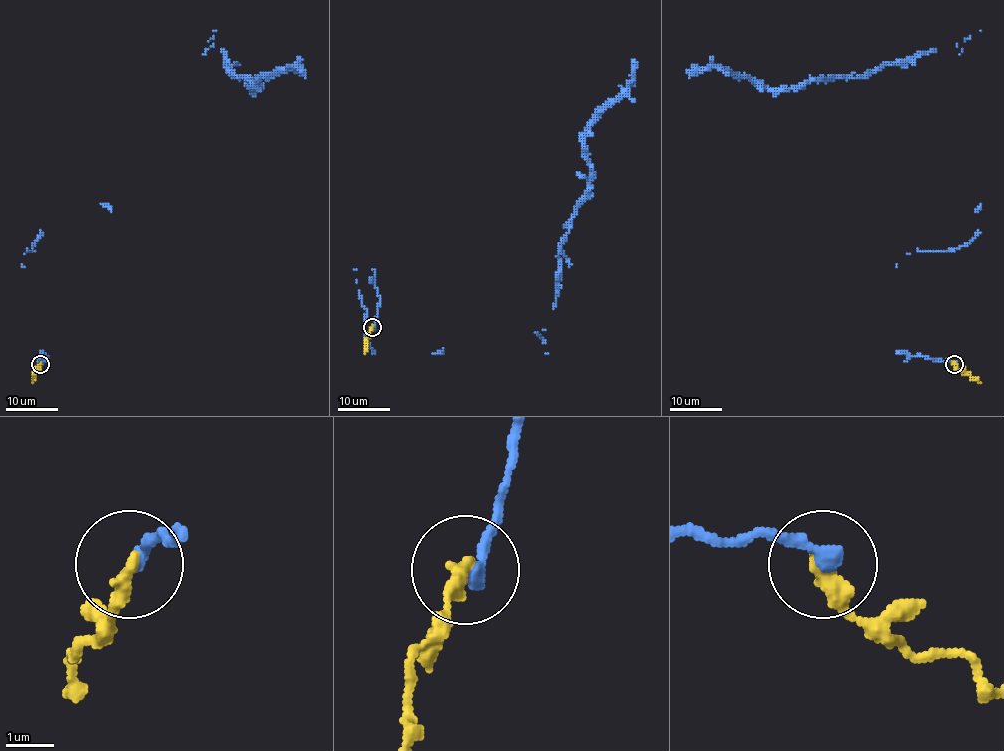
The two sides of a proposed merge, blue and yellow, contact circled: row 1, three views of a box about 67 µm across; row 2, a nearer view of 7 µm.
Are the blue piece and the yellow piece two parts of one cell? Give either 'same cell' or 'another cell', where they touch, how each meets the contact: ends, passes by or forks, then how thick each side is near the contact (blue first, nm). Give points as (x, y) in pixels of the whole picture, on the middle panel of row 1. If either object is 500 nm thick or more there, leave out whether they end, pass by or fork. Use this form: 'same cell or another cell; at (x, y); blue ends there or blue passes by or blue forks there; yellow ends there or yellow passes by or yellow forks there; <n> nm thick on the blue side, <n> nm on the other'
another cell; at (372, 327); blue ends there; yellow ends there; 320 nm thick on the blue side, 360 nm on the other

